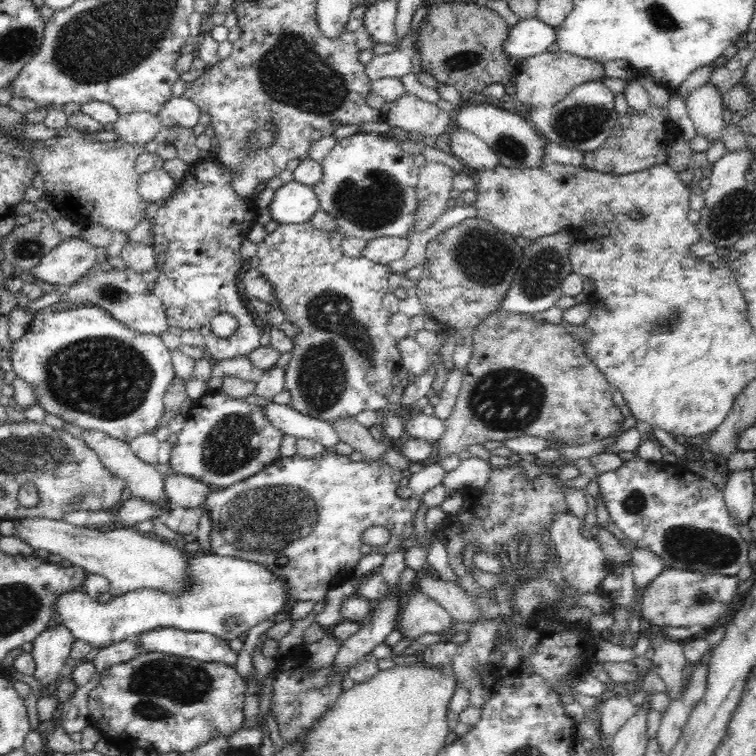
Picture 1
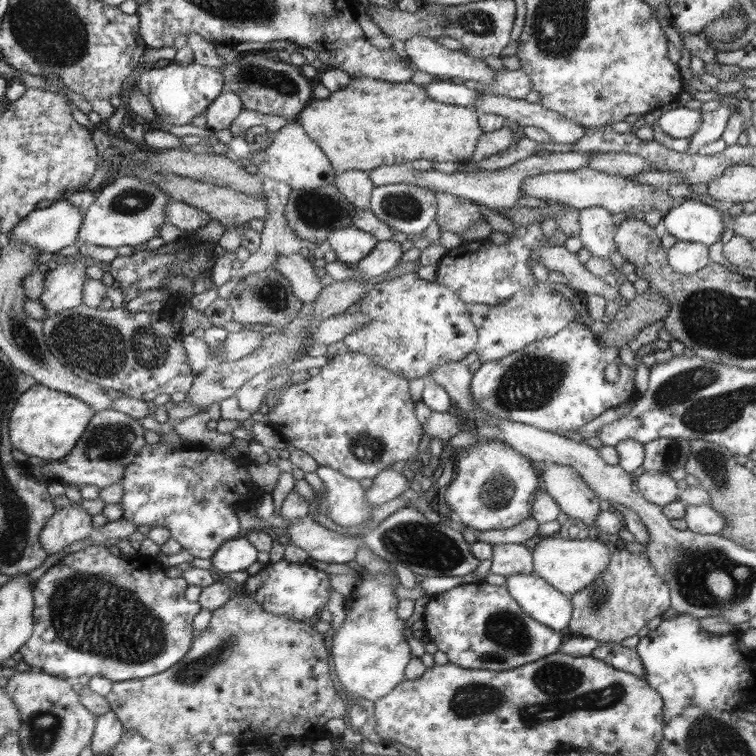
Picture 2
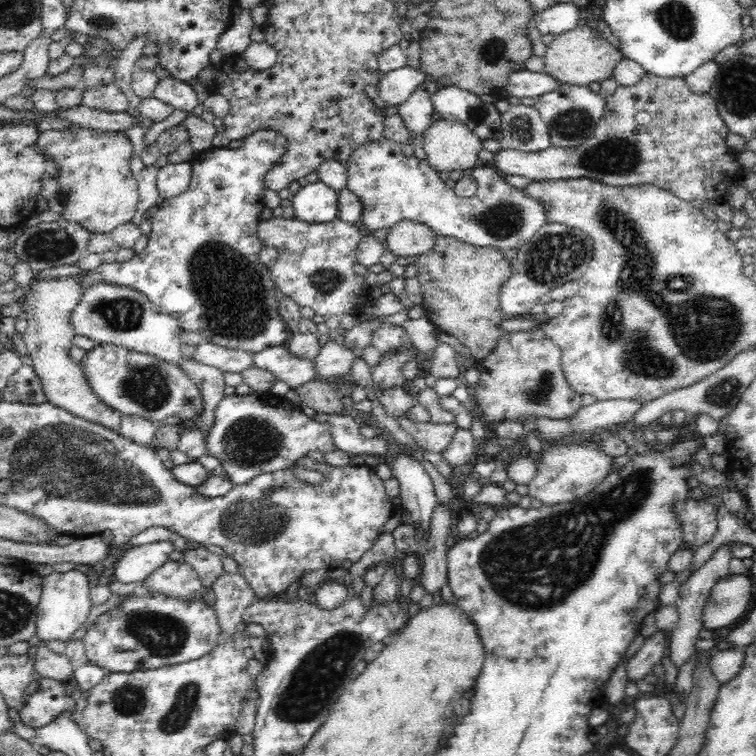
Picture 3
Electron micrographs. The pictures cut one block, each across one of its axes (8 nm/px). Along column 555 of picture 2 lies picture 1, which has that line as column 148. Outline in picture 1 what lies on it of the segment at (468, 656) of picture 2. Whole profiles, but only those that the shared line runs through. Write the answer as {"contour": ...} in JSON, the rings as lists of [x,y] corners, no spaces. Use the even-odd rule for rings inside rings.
{"contour":[[[160,627],[141,632],[133,641],[144,653],[174,654],[193,661],[226,663],[235,667],[238,658],[228,641],[204,632]]]}

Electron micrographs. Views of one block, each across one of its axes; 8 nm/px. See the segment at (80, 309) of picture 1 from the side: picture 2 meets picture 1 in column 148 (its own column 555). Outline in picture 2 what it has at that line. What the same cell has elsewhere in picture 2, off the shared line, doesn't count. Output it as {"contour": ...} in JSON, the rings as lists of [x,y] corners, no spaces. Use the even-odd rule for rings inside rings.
{"contour":[[[572,321],[566,328],[563,328],[560,332],[558,332],[558,334],[555,334],[550,338],[534,341],[526,348],[505,356],[502,360],[492,360],[490,362],[482,363],[481,367],[474,372],[474,376],[471,378],[471,393],[473,396],[473,402],[475,402],[475,404],[479,404],[479,408],[481,408],[481,410],[485,410],[485,412],[488,412],[492,416],[497,416],[502,420],[511,420],[512,422],[520,422],[522,424],[526,423],[530,426],[539,427],[540,430],[565,434],[566,432],[576,432],[576,430],[578,430],[582,425],[594,420],[594,418],[598,418],[598,416],[600,416],[603,412],[606,412],[608,408],[616,408],[621,404],[624,404],[624,402],[628,403],[635,399],[637,396],[637,390],[634,385],[635,370],[624,364],[624,358],[620,358],[619,348],[614,348],[613,346],[603,346],[603,344],[599,343],[600,337],[596,336],[592,332],[592,329],[590,331],[585,328],[586,324],[575,323]],[[608,364],[616,364],[620,370],[619,379],[614,381],[614,383],[608,382],[604,378],[604,368],[606,368]]]}

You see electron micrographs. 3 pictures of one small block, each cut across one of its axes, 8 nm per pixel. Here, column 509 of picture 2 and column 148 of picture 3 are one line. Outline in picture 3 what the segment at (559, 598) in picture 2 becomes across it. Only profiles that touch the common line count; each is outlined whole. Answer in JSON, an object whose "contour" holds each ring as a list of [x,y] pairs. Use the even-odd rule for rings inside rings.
{"contour":[[[168,560],[157,570],[154,570],[143,582],[142,590],[160,591],[165,595],[179,596],[181,599],[203,600],[208,586],[201,583],[200,578],[193,573],[192,566],[182,560]]]}

